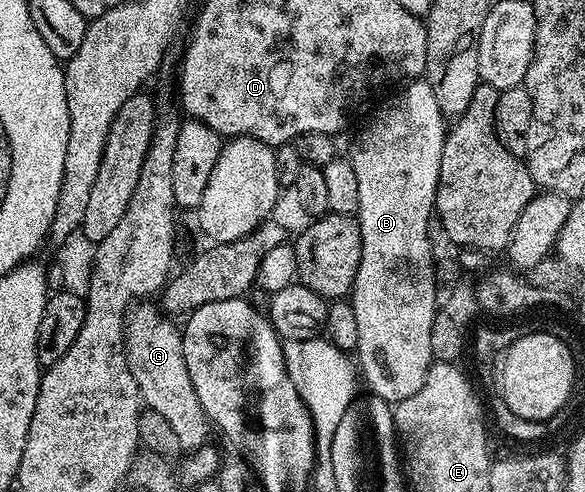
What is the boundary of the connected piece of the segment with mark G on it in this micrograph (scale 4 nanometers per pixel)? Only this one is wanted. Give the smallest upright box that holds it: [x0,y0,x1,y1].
[125,303,211,451]

